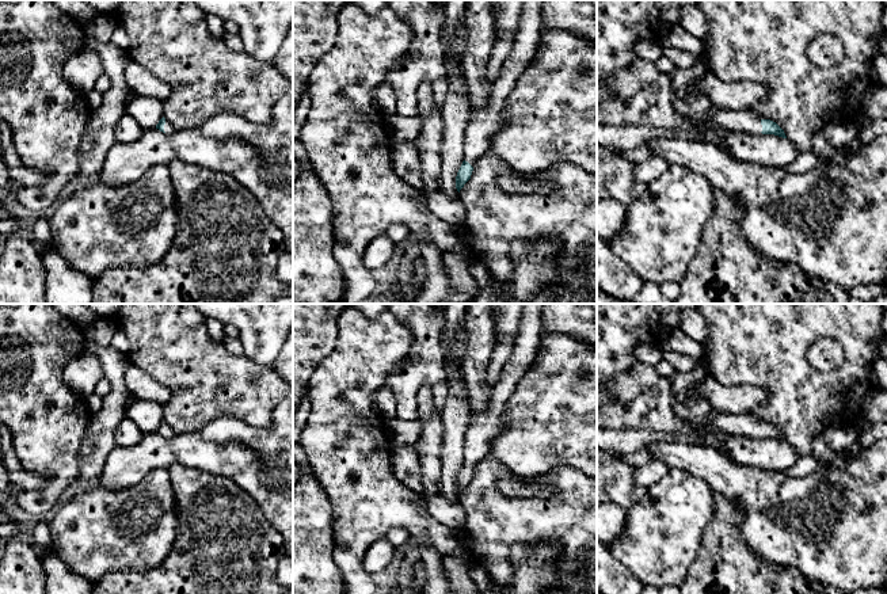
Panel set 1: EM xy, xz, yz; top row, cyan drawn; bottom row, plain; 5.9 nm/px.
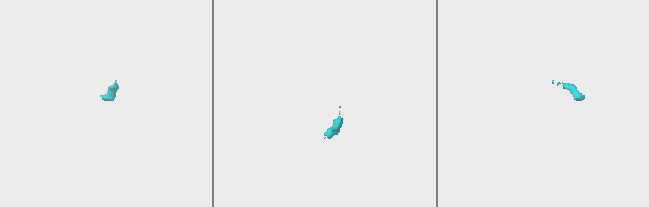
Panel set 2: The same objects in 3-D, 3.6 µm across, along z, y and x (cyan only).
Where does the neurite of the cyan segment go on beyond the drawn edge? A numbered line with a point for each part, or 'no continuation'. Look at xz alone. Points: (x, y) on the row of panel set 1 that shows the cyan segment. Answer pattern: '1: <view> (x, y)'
1: xz (484, 122)

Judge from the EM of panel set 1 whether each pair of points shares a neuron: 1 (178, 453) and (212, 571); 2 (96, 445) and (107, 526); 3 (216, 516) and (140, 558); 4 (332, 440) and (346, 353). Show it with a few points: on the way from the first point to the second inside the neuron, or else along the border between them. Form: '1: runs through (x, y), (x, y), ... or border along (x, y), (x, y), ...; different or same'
1: border along (167, 468), (183, 464), (213, 473); different
2: border along (96, 483), (91, 486); different
3: border along (175, 506), (176, 539), (168, 555), (158, 566); different
4: runs through (332, 418), (332, 396), (345, 383), (346, 374); same

